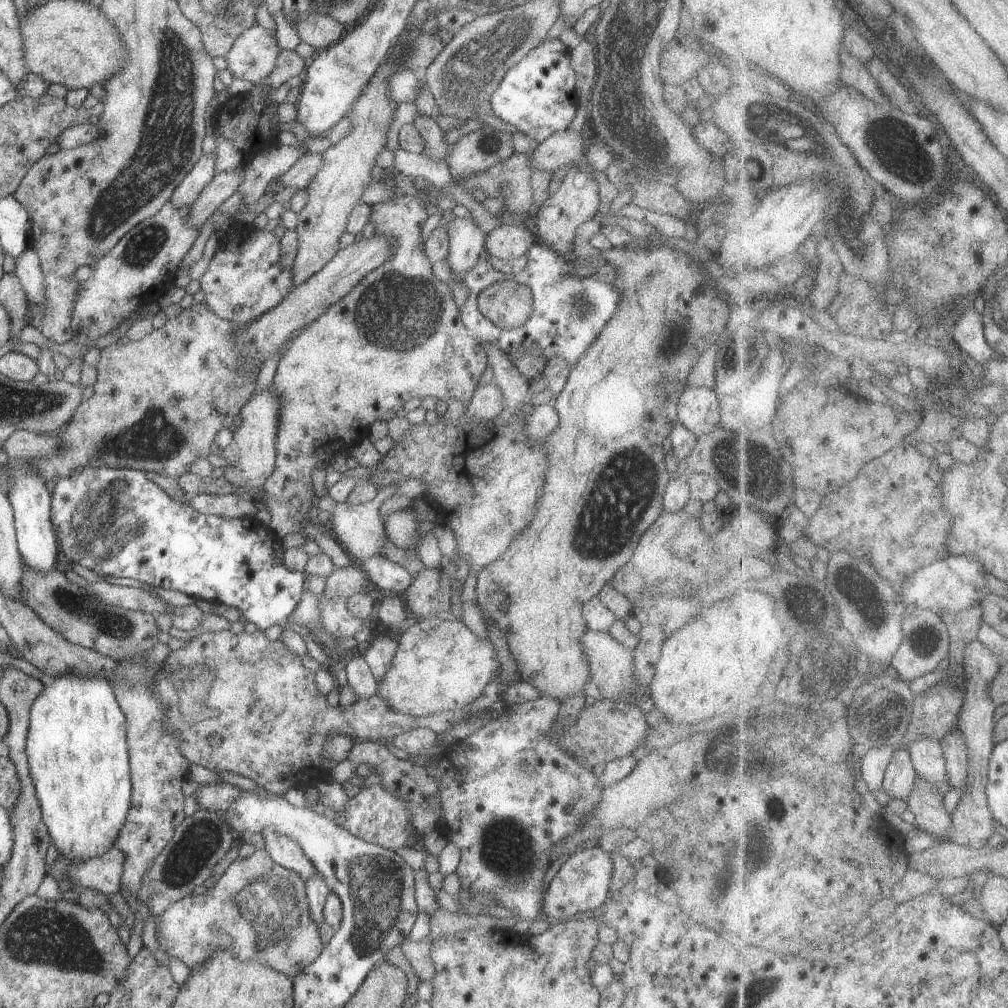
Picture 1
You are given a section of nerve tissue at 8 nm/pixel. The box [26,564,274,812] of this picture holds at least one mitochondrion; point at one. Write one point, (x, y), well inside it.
(75, 606)

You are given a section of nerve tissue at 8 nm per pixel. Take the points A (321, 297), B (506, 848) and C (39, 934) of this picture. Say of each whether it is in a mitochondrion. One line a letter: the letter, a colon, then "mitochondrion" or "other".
A: other
B: mitochondrion
C: mitochondrion

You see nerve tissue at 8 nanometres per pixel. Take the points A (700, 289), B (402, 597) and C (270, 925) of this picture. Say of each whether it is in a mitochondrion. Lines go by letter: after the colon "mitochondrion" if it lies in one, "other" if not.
A: other
B: other
C: mitochondrion

